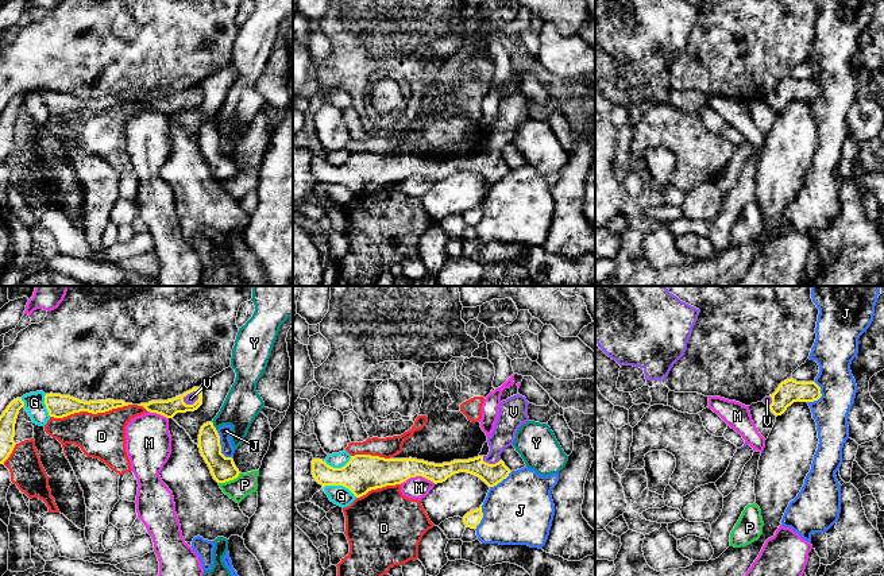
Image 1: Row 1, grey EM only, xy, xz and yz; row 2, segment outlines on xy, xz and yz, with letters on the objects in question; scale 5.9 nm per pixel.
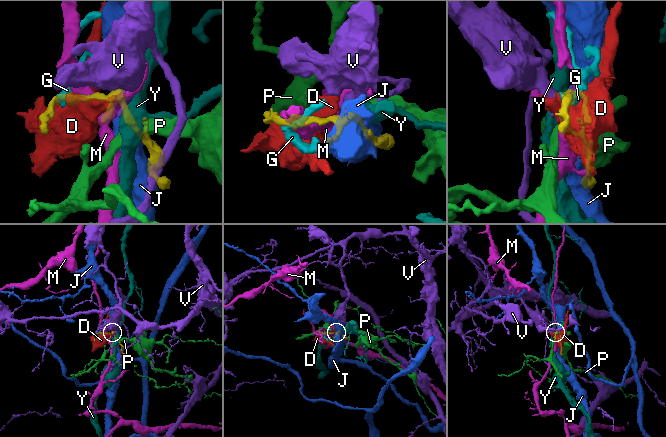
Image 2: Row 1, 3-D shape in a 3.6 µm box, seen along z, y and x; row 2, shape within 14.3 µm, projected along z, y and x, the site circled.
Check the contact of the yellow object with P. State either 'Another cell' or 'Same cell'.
Another cell

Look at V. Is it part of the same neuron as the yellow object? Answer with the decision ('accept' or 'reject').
accept

